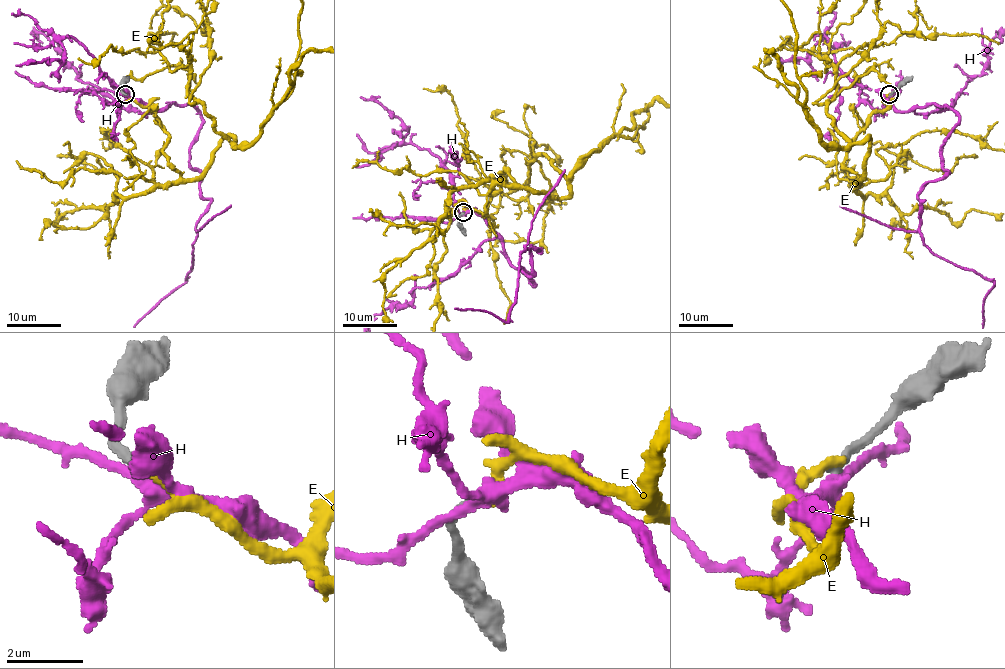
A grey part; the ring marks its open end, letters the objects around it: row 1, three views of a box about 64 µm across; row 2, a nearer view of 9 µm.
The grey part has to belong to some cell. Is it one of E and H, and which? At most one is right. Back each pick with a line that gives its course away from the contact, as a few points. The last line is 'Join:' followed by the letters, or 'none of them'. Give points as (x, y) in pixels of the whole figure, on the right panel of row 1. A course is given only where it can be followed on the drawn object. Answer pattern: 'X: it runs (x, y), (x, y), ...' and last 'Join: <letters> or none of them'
Join: none of them

